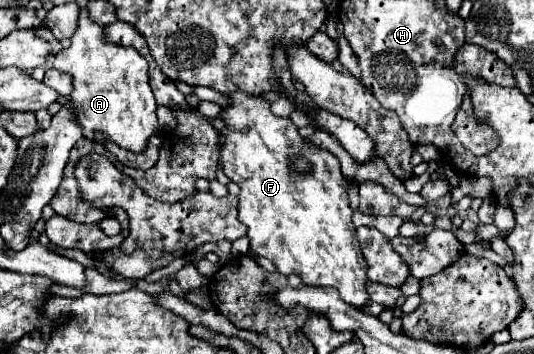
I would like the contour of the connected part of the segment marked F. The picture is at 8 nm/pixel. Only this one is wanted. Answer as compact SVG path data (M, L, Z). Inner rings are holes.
M243 92L231 94L233 104L223 110L223 122L227 130L227 142L221 150L223 172L229 180L233 180L239 188L239 220L247 226L249 248L255 256L269 258L279 274L297 274L305 286L331 286L337 288L341 298L355 306L363 308L369 304L367 294L367 264L355 234L355 226L351 222L353 210L349 208L347 198L347 180L339 170L339 160L317 146L309 146L297 132L297 126L289 118L279 118L271 114L269 104L259 96L245 96ZM289 156L303 156L311 162L311 174L297 174L289 168Z

